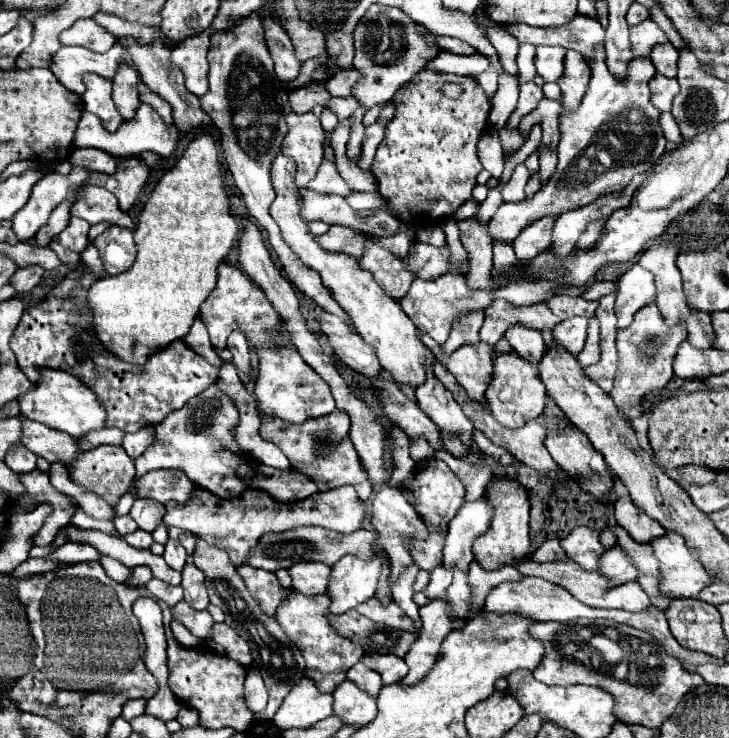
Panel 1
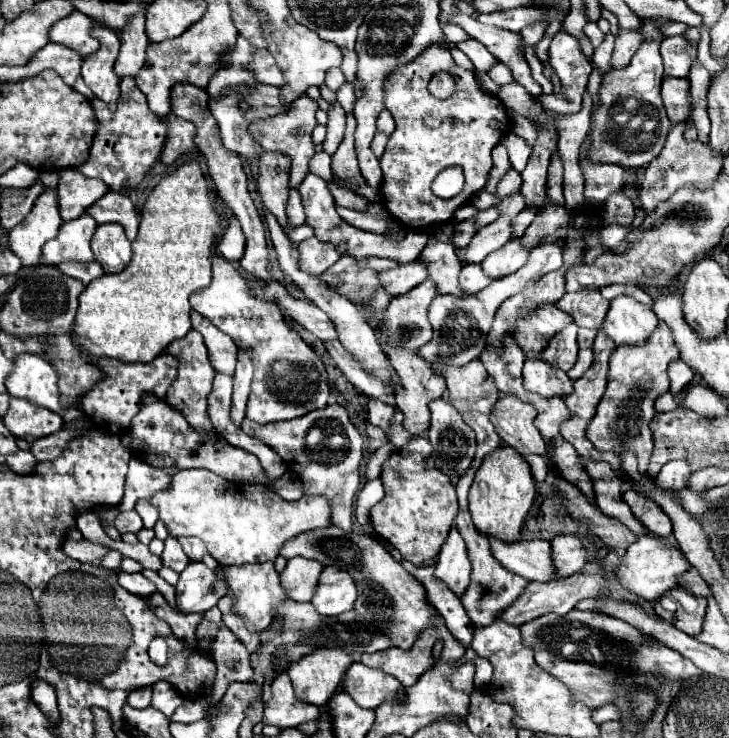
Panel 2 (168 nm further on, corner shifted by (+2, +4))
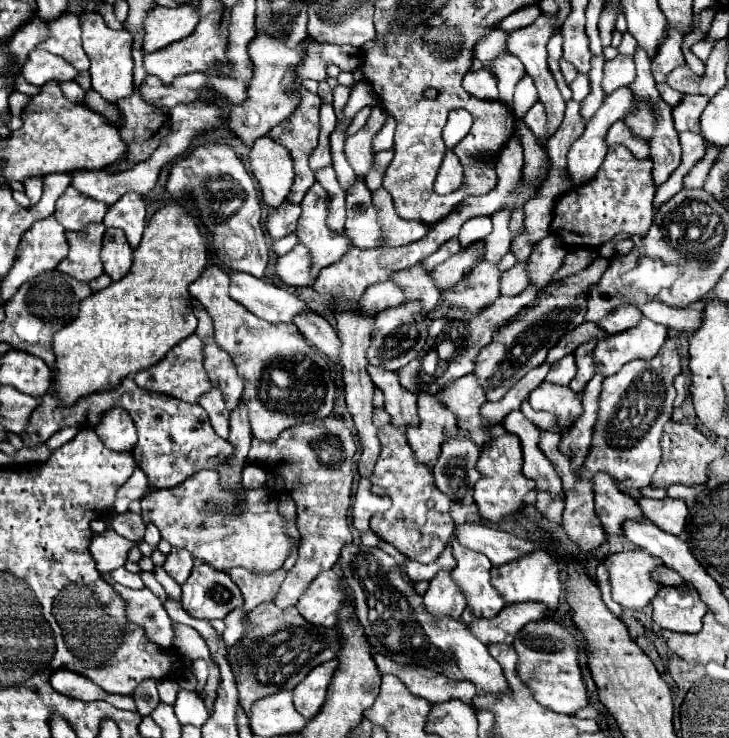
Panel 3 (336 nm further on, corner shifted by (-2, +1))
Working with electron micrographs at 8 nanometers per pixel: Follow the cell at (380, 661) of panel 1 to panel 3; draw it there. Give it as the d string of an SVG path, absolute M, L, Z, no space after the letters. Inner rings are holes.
M374 654L374 662L376 662L380 674L398 676L412 694L426 698L432 704L448 702L448 700L462 700L464 704L472 704L472 698L476 694L476 688L474 688L474 684L470 684L470 680L456 682L442 674L434 674L426 668L396 664L394 660L390 660L382 654Z

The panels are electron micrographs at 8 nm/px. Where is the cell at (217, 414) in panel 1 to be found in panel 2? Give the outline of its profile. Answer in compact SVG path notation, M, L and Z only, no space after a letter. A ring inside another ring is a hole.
M194 329L188 331L188 335L184 335L182 339L176 339L168 345L170 355L174 355L178 359L178 377L174 379L174 383L168 389L166 401L168 405L172 405L174 409L180 409L184 413L184 417L194 425L194 429L198 429L200 433L214 433L214 427L208 419L208 395L212 391L212 365L208 361L208 353L206 353L206 345L202 341L202 335Z

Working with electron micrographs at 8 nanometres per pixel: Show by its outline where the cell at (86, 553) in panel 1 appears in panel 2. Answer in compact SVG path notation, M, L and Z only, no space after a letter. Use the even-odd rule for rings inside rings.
M110 551L110 553L102 559L102 567L116 571L116 569L120 569L120 561L122 561L122 553L120 553L120 551Z

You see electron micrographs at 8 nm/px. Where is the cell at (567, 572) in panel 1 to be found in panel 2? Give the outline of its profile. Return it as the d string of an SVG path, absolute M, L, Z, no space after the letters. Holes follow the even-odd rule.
M496 537L490 539L490 553L494 559L510 569L512 573L518 573L520 577L526 577L528 581L552 581L554 579L554 567L552 567L552 547L548 541L534 539L534 541L498 541Z

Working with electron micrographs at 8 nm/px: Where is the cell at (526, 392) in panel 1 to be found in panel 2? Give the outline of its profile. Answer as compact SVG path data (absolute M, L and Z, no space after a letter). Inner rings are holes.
M504 395L504 397L500 397L500 399L496 401L494 411L492 411L492 415L490 415L490 421L492 421L496 433L500 435L500 439L502 439L506 445L514 447L518 453L522 453L522 455L532 453L532 455L546 457L546 441L542 439L540 431L536 429L534 417L536 417L536 409L534 409L530 403L524 403L524 401L520 401L518 397L514 397L514 395Z

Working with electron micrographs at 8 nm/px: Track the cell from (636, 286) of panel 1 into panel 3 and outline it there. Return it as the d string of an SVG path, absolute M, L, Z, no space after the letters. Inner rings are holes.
M642 318L634 328L610 334L606 340L600 340L594 350L596 372L610 376L630 360L654 358L666 340L666 334L666 326L648 318Z

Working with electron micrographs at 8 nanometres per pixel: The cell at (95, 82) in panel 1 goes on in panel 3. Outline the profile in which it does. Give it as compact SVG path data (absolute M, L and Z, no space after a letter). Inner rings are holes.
M88 12L82 14L82 44L86 48L86 54L90 56L90 78L92 78L92 88L106 100L106 102L116 102L118 98L126 98L134 92L132 84L132 36L124 30L112 30L104 24L102 16L98 12Z

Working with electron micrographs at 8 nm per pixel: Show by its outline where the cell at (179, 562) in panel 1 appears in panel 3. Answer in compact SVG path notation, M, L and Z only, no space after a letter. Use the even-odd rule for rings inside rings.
M172 548L172 552L168 554L166 562L164 562L164 570L178 582L178 584L184 584L186 578L190 576L190 570L194 566L194 558L190 556L190 552L186 550L178 550L178 548Z

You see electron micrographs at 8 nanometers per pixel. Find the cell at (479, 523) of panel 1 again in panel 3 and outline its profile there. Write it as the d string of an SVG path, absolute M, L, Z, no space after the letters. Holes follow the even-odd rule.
M438 572L430 580L430 588L424 594L424 604L436 616L448 614L452 618L460 618L466 606L466 598L462 596L458 584L454 584L450 572Z

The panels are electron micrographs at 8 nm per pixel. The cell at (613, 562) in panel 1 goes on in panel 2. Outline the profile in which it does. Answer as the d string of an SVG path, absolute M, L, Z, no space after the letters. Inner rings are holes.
M598 561L594 563L586 563L578 573L564 577L560 581L548 581L548 583L538 583L538 581L530 581L526 585L526 589L522 591L522 595L518 597L518 601L514 601L514 605L510 605L506 611L500 613L500 621L506 621L510 625L522 625L526 621L532 621L536 617L542 617L546 613L556 613L556 615L564 615L570 609L574 609L574 605L582 599L588 597L598 597L602 593L602 589L606 589L606 577L602 573L602 565Z

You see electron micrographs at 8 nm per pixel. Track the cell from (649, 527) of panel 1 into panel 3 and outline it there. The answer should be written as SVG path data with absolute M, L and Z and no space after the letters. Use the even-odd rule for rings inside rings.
M640 498L638 500L644 516L654 522L660 530L668 534L680 536L686 524L688 508L684 500L674 500L674 498L662 498L662 500L652 500L652 498Z

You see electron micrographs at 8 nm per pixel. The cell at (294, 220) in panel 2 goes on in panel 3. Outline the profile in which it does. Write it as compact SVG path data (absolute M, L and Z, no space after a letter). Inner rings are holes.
M284 202L278 210L274 210L274 212L268 216L266 228L268 228L270 236L272 236L274 240L278 240L278 238L288 236L290 232L296 230L298 218L300 218L300 204Z

